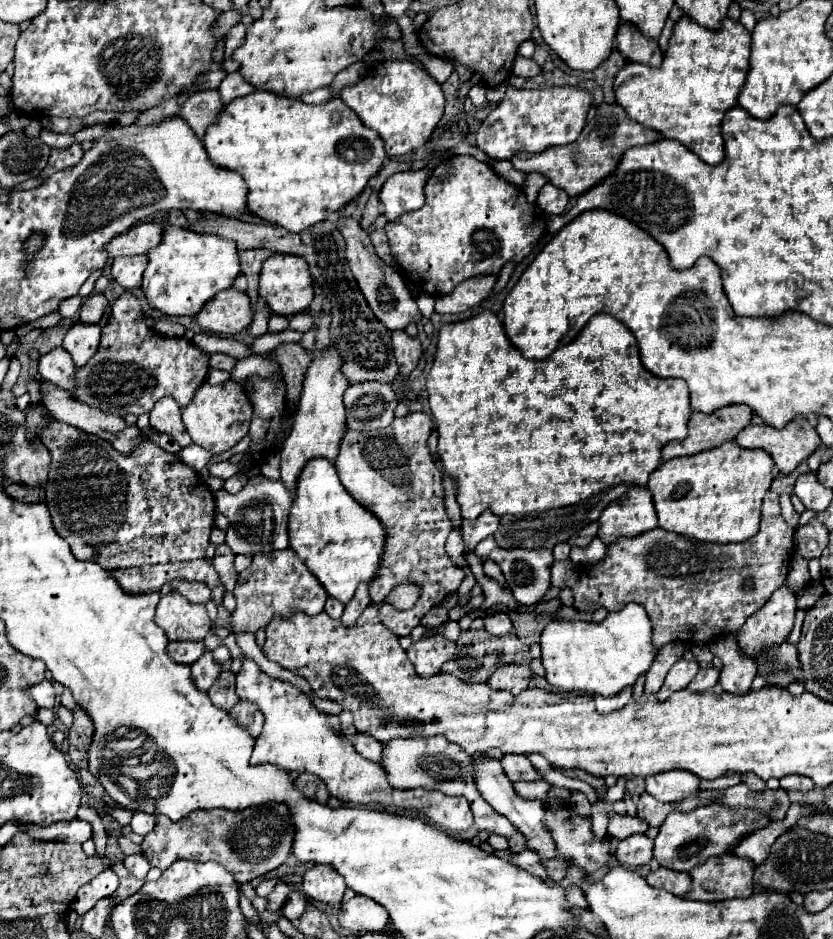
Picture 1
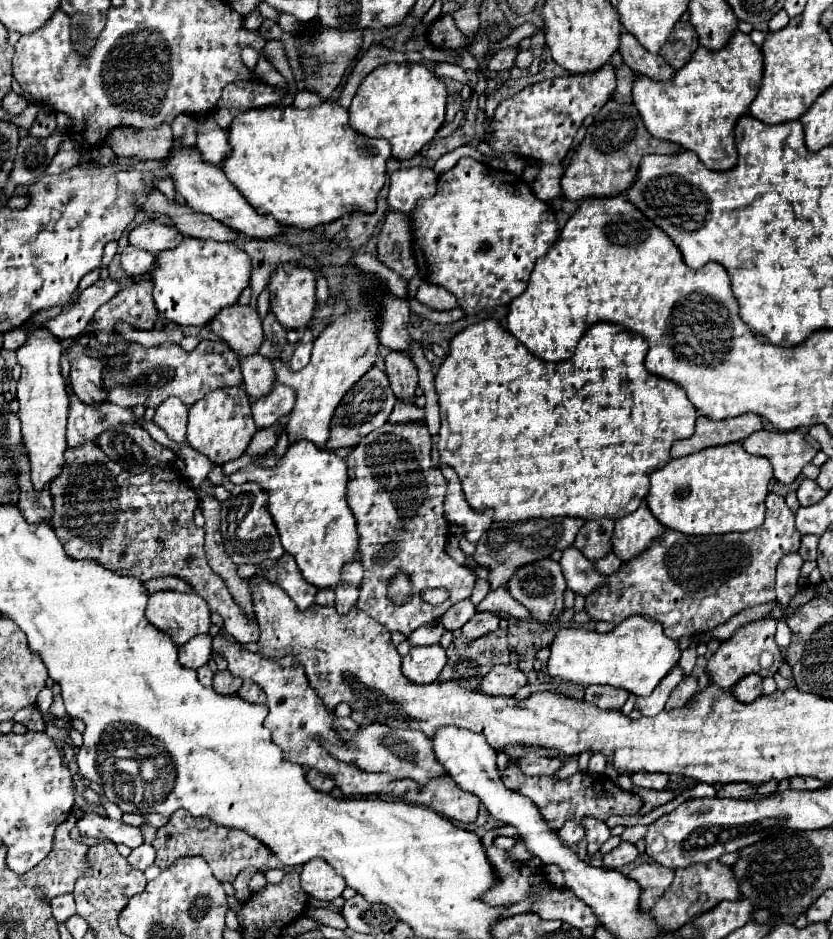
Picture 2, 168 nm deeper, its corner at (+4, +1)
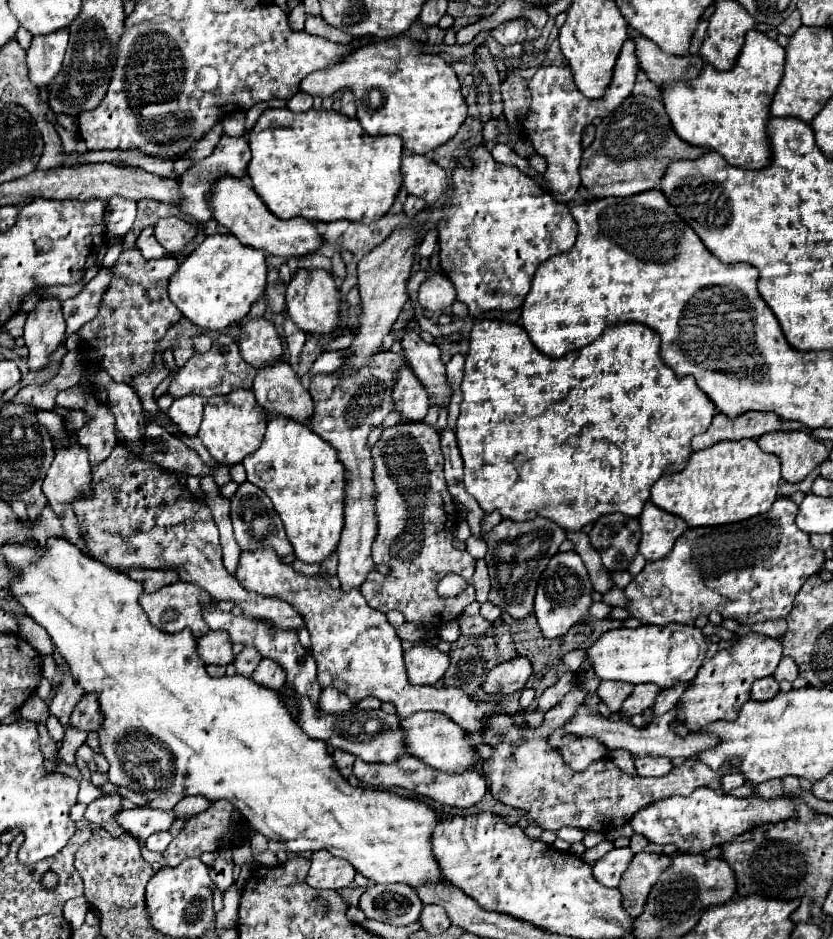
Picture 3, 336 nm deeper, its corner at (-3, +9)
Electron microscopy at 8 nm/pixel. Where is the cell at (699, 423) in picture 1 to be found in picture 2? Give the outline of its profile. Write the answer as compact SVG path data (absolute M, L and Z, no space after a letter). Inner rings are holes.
M744 413L732 419L714 421L708 417L698 417L696 421L696 433L690 439L676 441L672 447L672 457L686 457L690 453L698 453L706 447L714 445L726 445L726 443L738 443L744 441L744 437L764 429L764 423L760 415L756 413Z

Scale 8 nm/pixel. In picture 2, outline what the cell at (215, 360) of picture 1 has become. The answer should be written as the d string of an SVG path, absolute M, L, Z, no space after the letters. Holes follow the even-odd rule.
M252 355L240 359L240 369L244 375L244 389L252 401L266 397L274 383L276 383L276 371L272 367L272 361L264 355Z

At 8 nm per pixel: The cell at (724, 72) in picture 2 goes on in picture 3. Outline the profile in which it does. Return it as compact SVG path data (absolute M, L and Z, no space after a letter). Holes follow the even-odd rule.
M751 29L745 35L745 45L729 71L717 71L709 63L691 81L673 81L661 89L661 101L669 115L673 131L687 143L709 147L725 157L725 161L739 169L759 169L771 157L767 147L765 123L769 119L767 107L775 93L775 83L783 75L783 47Z

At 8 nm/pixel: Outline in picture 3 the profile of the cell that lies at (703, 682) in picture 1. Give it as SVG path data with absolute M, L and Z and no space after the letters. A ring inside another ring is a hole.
M675 683L673 687L663 689L663 691L659 693L659 697L657 697L655 707L653 707L655 715L663 715L663 713L669 711L673 705L677 705L679 699L681 699L681 695L685 693L685 689L687 689L687 683Z

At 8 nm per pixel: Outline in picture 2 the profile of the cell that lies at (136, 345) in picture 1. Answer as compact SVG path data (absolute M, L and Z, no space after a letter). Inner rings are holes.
M202 341L192 353L186 353L178 343L160 343L158 347L142 347L132 343L122 355L128 365L122 371L104 369L104 387L108 391L108 401L120 407L158 407L168 397L180 397L186 407L200 401L210 391L222 387L240 387L242 373L238 371L238 355L222 341Z

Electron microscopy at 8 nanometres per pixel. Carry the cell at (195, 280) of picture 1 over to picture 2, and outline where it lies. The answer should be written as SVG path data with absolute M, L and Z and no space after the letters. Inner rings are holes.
M186 237L176 249L172 251L162 251L158 259L158 267L152 273L152 283L154 283L154 303L160 315L176 325L194 325L194 327L204 327L208 325L224 307L236 305L240 293L248 287L250 283L250 271L252 271L252 261L242 251L236 243L218 243L218 241L208 241L208 239L192 239Z

